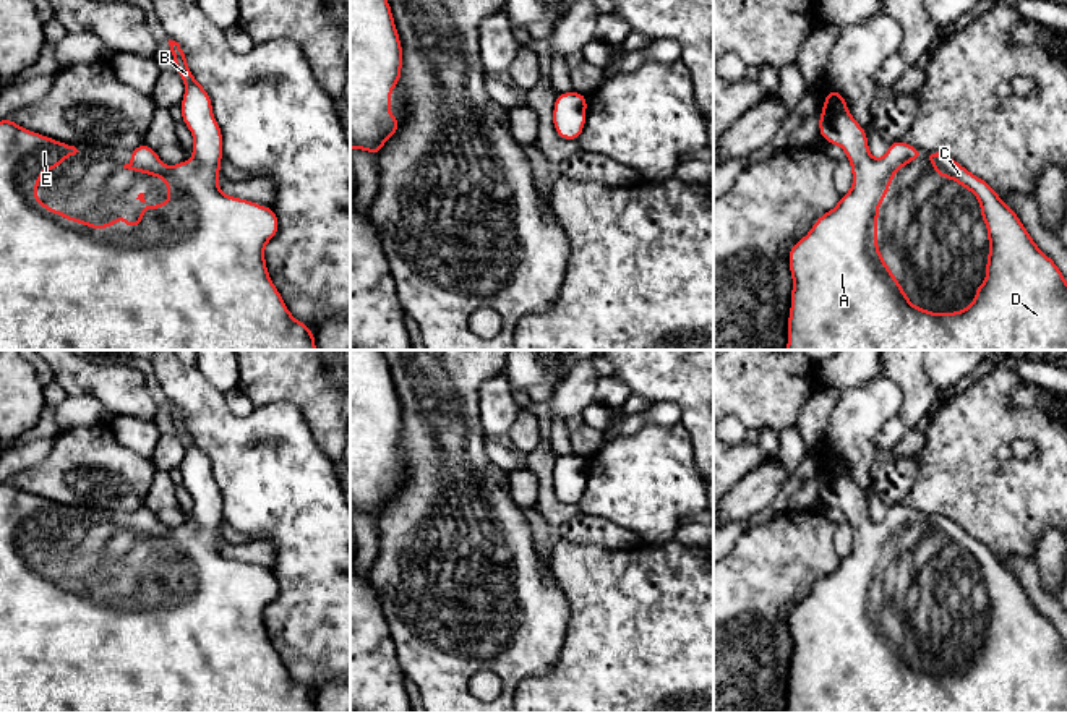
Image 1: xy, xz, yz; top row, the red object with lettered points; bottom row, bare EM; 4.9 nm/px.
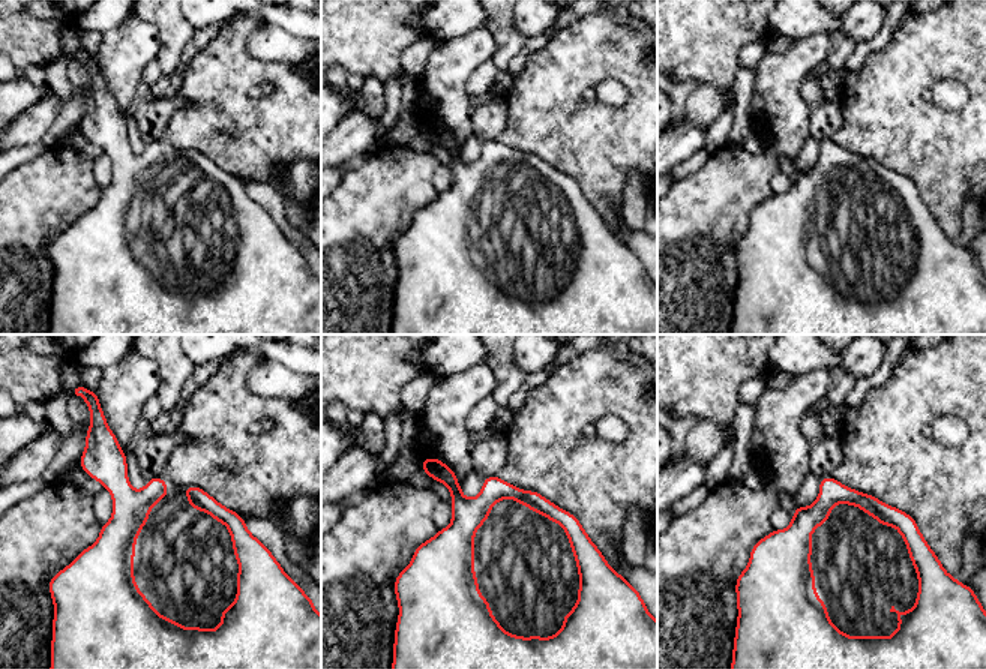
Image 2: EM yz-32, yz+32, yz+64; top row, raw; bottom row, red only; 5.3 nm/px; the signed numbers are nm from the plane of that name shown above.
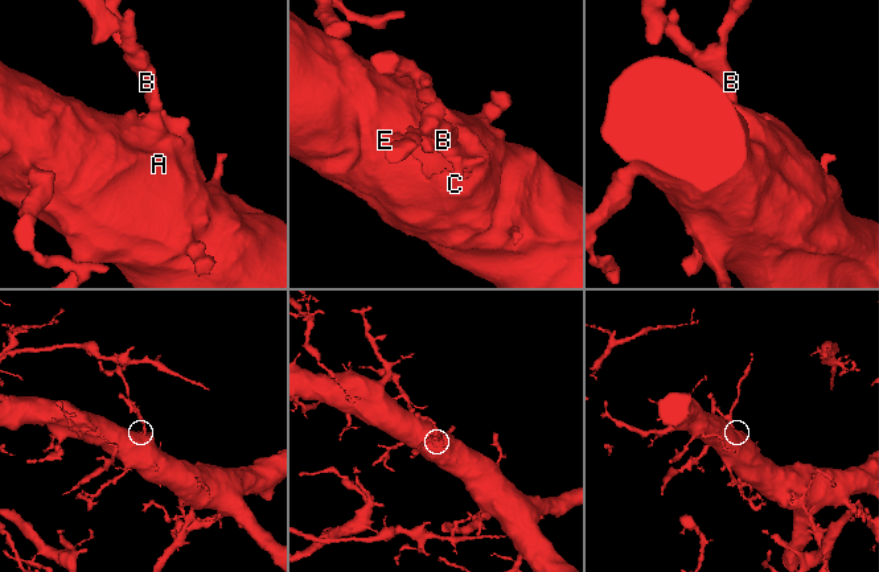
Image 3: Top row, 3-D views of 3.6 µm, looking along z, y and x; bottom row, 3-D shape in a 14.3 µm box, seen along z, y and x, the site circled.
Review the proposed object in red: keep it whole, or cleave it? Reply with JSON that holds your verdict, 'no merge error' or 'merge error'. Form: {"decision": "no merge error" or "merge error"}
{"decision": "no merge error"}

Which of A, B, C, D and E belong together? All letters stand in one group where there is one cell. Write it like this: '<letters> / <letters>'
A B C D E

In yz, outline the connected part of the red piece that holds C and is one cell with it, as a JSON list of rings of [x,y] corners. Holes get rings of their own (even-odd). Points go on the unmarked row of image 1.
[[[830,452],[824,460],[819,497],[827,507],[837,507],[845,514],[851,527],[853,548],[788,616],[793,651],[786,713],[1067,713],[1067,643],[1057,627],[1033,604],[1013,572],[988,544],[968,535],[947,517],[939,514],[924,517],[903,502],[890,506],[887,515],[881,522],[874,522],[869,515],[868,496],[851,480],[845,460],[837,452]],[[918,520],[928,520],[941,541],[950,541],[970,553],[978,561],[981,582],[988,590],[986,642],[975,650],[976,660],[970,669],[960,674],[931,676],[915,669],[879,614],[876,598],[879,569],[890,553],[895,536]]]

